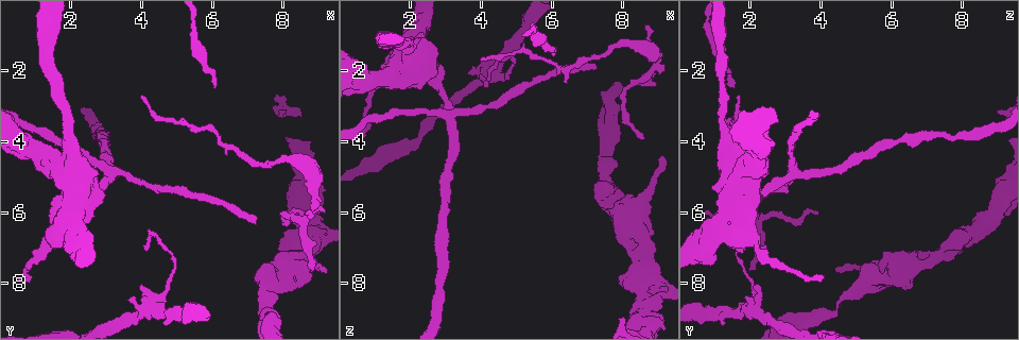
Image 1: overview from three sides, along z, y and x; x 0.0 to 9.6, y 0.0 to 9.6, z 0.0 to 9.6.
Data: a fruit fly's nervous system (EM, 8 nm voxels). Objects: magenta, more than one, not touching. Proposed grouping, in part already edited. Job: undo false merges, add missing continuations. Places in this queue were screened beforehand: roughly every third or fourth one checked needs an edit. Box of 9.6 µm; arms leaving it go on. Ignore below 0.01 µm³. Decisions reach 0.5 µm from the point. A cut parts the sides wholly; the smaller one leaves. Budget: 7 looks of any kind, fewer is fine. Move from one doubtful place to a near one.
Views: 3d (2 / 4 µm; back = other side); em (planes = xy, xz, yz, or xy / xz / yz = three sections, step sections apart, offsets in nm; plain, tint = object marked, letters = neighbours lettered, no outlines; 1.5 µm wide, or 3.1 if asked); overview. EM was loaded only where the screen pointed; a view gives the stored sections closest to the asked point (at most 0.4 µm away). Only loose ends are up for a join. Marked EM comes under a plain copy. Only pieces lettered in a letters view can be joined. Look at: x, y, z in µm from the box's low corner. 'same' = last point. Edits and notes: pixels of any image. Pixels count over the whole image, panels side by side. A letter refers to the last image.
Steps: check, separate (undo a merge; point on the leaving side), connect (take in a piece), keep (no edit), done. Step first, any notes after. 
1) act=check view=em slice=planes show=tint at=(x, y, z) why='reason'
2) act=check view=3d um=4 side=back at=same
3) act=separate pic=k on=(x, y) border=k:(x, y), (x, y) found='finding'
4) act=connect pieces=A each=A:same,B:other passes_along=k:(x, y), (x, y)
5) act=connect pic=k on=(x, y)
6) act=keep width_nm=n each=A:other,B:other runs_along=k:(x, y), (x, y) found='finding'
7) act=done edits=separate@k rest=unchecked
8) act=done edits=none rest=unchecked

act=check view=3d um=4 at=(8.60, 6.05, 3.75) why='tapers out'

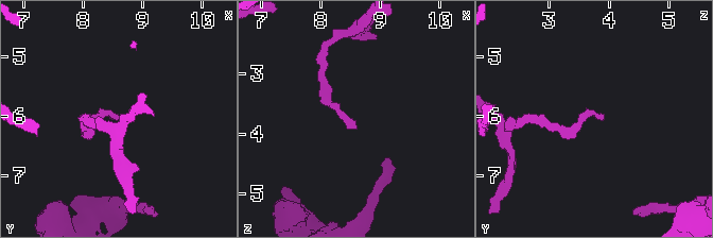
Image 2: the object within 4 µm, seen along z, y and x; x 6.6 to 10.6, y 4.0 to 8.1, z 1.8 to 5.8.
act=check view=em slice=yz step=4 show=letters at=(8.60, 6.00, 3.80) why='now the EM'

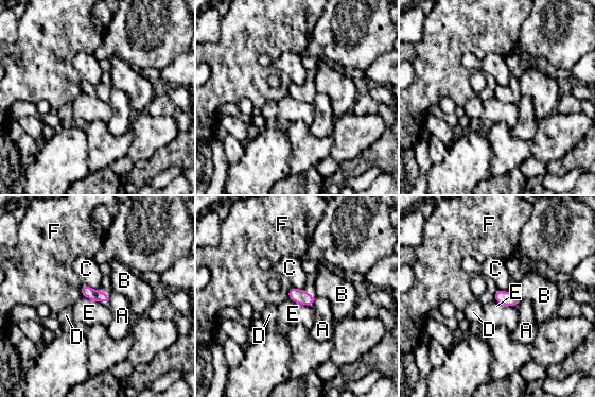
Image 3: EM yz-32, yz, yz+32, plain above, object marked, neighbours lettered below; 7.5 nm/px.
act=check view=em slice=planes show=letters at=same why='another direction'

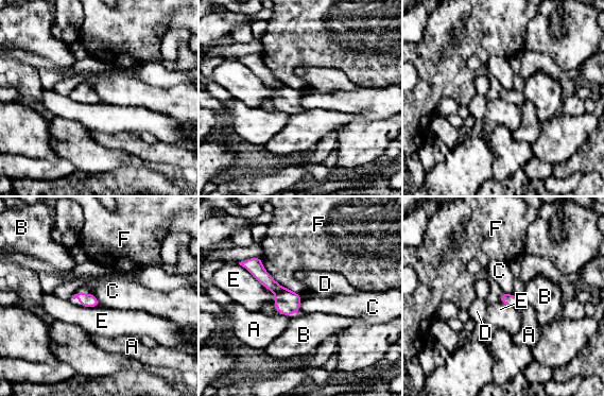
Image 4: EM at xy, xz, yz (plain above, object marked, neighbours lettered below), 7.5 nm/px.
act=keep longest_contact=E:400nm each=A:other,B:other,C:other,D:other,E:other,F:other runs_along=4:(248, 262), (297, 308) found='none of them fits'

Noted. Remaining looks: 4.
act=check view=em slice=xy step=4 show=letters at=(8.80, 7.65, 1.95) why='branch stops here'

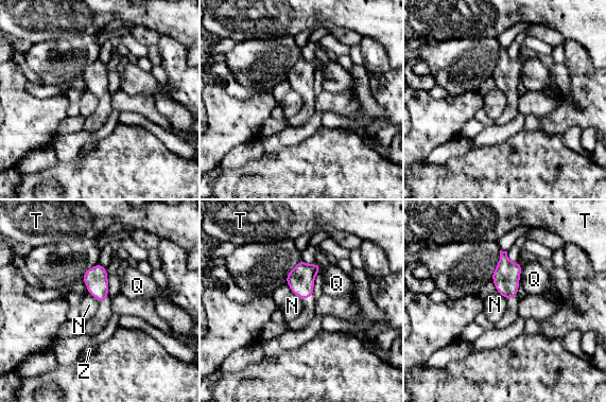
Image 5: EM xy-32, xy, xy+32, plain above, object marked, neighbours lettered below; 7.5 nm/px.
act=connect pieces=Z each=N:other,Q:other,T:other,Z:same passes_along=5:(300, 279), (307, 297), (308, 304) found='it goes on there'

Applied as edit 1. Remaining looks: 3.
act=check view=overview why='see it whole again'

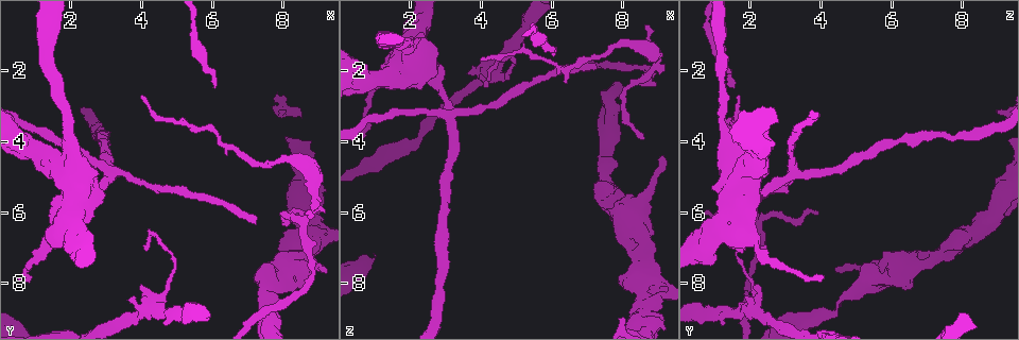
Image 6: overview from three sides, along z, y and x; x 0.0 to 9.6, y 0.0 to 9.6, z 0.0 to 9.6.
act=check view=em slice=planes show=letters at=(8.05, 3.10, 9.00) why='an open end'

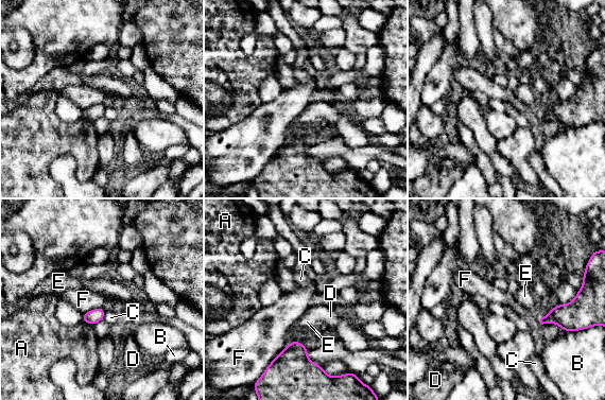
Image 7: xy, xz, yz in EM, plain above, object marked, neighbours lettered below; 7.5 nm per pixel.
act=keep each=A:other,B:other,C:other,D:other,E:other,F:other border=7:(290, 342), (269, 364) found='no lettered piece goes on from it'

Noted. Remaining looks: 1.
act=done edits=connect@5 rest=unchecked

